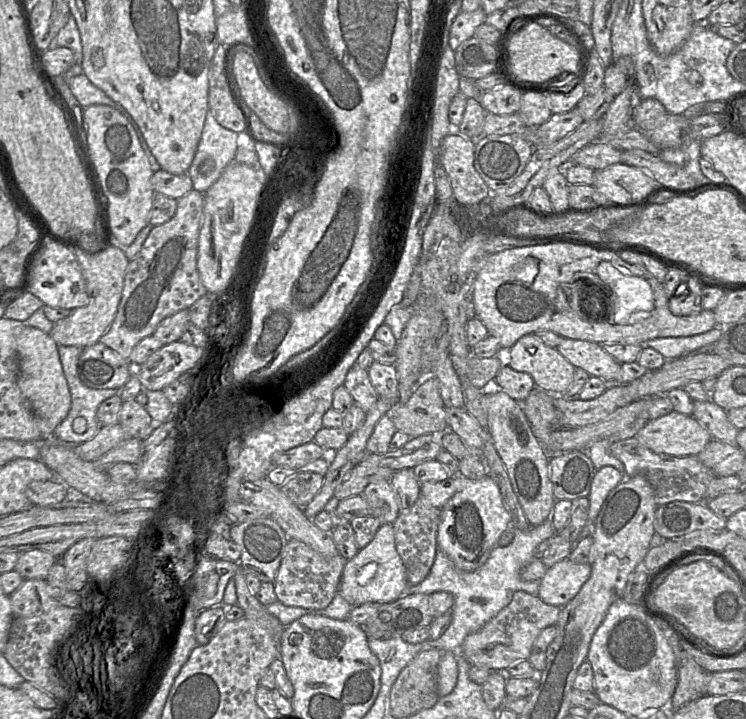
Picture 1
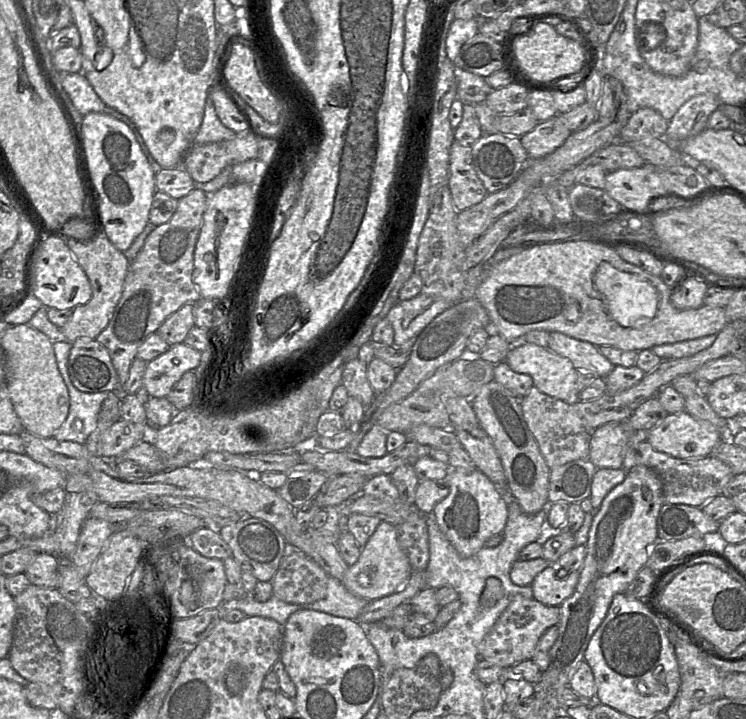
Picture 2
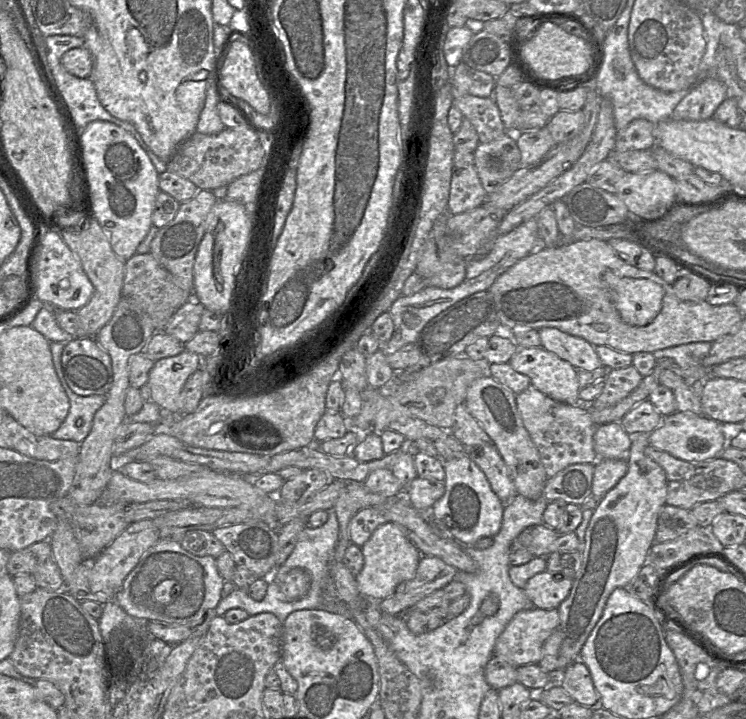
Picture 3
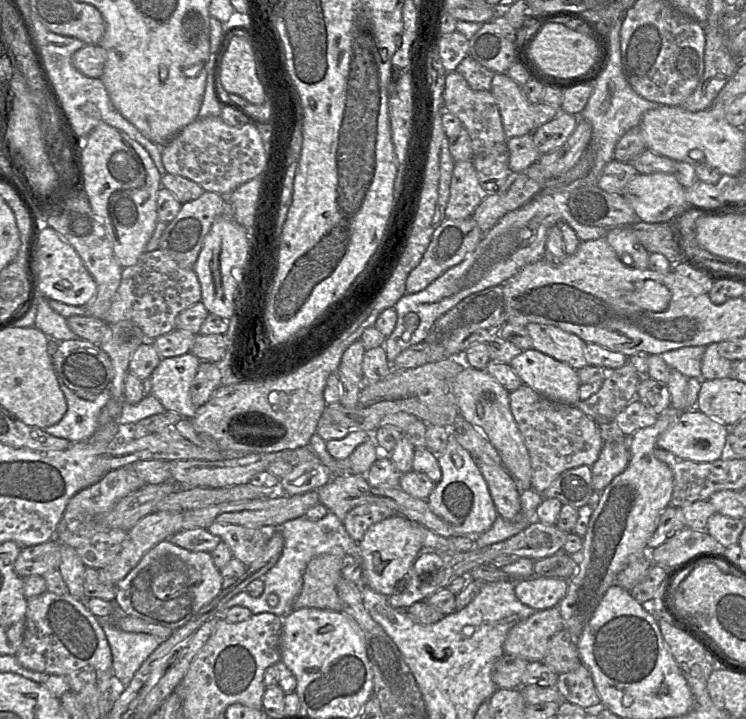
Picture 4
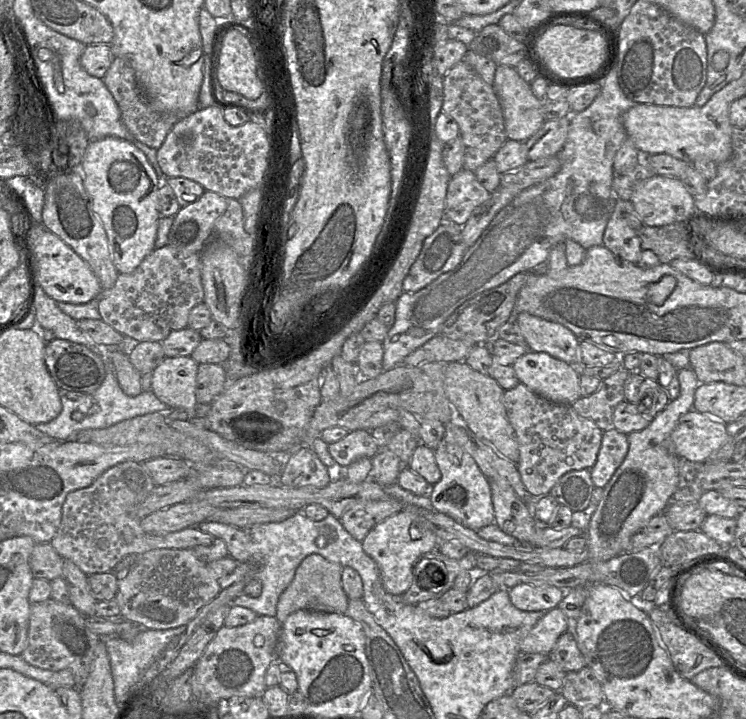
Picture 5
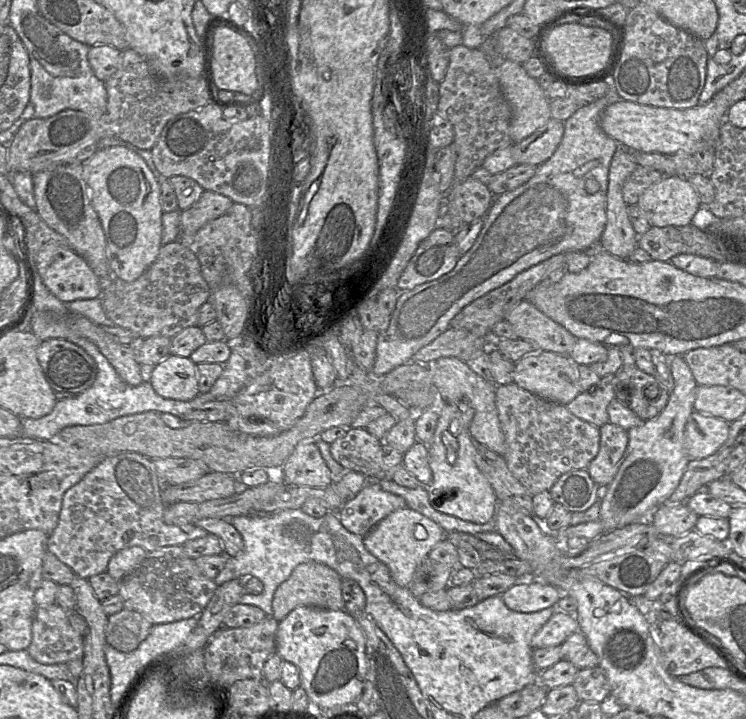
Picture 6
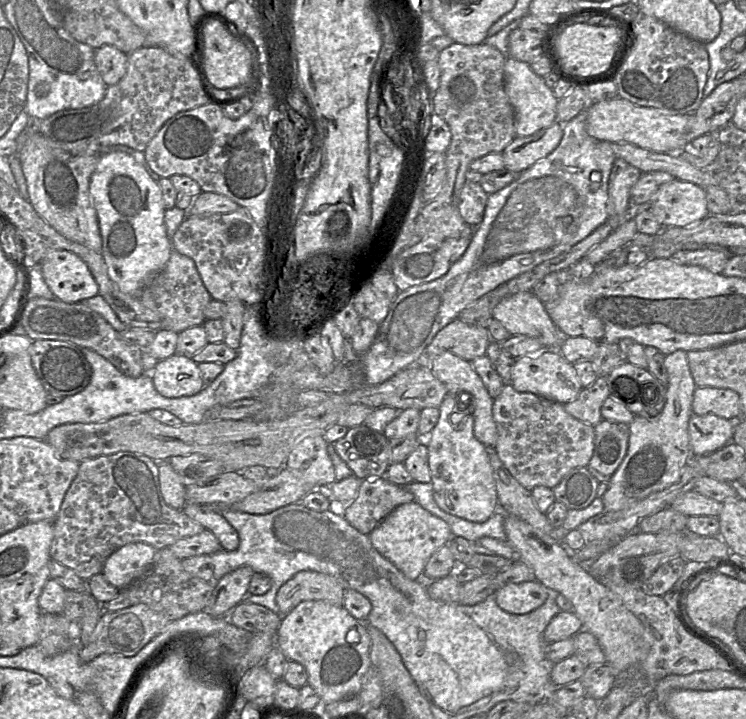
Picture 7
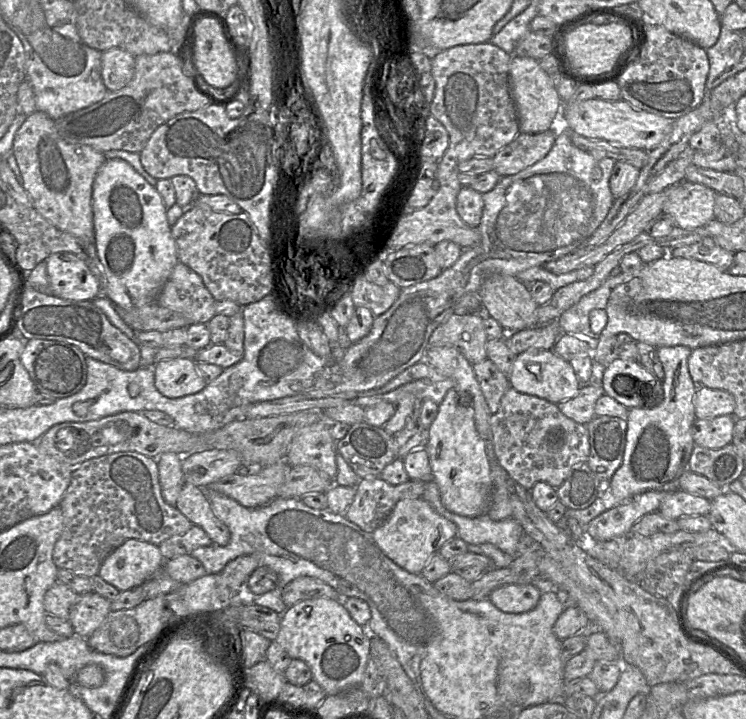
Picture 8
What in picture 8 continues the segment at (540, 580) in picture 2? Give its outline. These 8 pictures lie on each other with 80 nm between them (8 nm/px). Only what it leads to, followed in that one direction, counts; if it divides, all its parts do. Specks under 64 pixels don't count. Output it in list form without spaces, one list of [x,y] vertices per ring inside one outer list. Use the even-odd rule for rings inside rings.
[[[510,584],[493,590],[488,599],[499,610],[506,613],[523,613],[533,610],[541,592],[529,584]]]

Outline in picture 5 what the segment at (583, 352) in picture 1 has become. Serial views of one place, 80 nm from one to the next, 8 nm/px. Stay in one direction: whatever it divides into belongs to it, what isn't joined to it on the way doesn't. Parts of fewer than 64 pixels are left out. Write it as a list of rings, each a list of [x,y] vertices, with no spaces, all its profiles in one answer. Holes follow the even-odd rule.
[[[527,312],[515,314],[513,320],[525,338],[529,350],[545,352],[554,358],[581,368],[580,340],[562,324]]]

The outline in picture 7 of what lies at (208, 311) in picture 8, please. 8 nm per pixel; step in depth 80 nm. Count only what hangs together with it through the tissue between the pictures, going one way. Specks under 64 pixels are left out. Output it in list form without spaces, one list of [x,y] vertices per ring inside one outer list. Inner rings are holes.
[[[172,250],[170,259],[159,274],[136,296],[149,309],[159,312],[162,316],[162,329],[180,333],[194,326],[204,324],[204,308],[212,300],[205,288],[195,262]]]

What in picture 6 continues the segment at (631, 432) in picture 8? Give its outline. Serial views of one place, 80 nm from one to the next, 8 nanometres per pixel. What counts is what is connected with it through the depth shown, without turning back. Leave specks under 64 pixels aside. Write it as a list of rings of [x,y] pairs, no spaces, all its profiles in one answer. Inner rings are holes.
[[[683,355],[670,357],[674,389],[663,411],[628,430],[628,446],[621,465],[601,501],[599,521],[605,532],[648,520],[654,510],[668,501],[678,487],[690,461],[684,448],[684,430],[694,411],[697,382]]]

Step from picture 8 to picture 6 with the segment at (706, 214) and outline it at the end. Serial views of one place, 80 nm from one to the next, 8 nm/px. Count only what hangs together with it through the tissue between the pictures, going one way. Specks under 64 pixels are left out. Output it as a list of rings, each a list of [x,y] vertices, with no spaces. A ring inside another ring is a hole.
[[[666,175],[647,188],[637,205],[652,227],[689,225],[701,207],[693,186],[678,175]]]

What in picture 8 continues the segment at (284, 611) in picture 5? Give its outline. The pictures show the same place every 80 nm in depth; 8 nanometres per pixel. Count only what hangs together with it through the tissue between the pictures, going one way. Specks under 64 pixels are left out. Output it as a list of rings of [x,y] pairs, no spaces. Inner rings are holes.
[[[300,576],[282,590],[282,600],[287,607],[313,598],[342,599],[337,591],[325,582],[310,576]]]

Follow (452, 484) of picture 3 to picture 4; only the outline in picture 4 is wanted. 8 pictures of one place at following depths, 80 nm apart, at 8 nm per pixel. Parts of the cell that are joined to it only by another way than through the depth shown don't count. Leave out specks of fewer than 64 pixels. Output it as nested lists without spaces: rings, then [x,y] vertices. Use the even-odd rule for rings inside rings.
[[[451,433],[444,452],[435,455],[438,458],[442,477],[427,499],[431,510],[450,524],[453,536],[482,534],[488,531],[495,522],[498,513],[476,460]]]

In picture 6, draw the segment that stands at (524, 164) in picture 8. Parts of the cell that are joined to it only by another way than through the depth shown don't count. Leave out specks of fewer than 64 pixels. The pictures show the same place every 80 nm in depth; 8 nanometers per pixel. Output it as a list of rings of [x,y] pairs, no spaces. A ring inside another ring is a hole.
[[[551,118],[527,138],[512,143],[515,163],[539,166],[554,154],[562,141],[564,131],[564,122]]]

